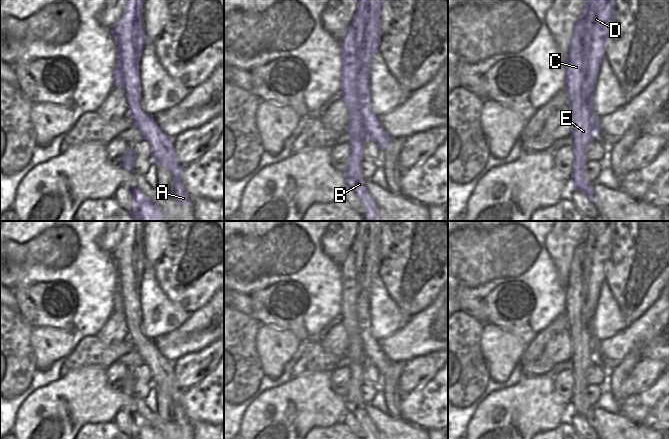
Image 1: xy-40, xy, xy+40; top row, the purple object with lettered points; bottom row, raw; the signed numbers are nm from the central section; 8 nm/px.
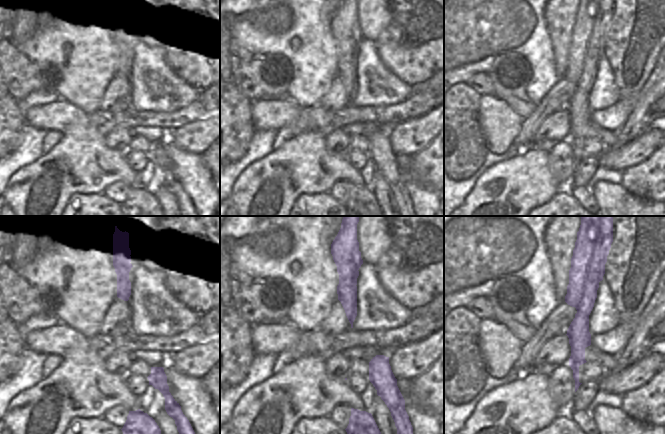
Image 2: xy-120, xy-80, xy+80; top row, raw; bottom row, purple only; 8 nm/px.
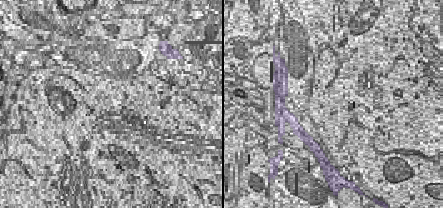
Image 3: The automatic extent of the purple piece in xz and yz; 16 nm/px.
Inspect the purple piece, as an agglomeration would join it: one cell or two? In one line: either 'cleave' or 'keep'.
cleave

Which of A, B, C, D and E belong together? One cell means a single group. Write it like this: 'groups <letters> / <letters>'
groups A D / B C E

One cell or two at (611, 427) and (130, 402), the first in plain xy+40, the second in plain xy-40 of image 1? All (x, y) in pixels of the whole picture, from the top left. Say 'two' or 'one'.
one

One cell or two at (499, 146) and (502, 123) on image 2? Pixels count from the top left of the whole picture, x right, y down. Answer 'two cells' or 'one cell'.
one cell

